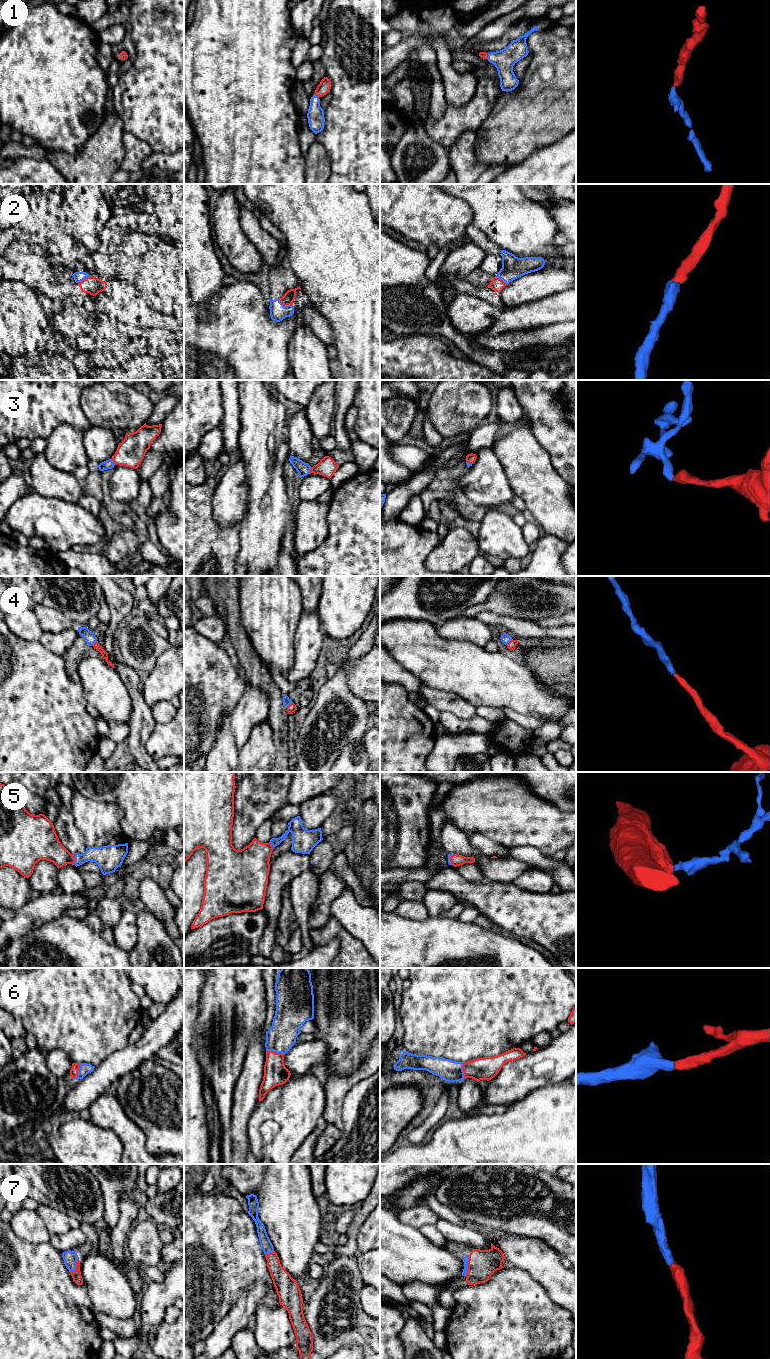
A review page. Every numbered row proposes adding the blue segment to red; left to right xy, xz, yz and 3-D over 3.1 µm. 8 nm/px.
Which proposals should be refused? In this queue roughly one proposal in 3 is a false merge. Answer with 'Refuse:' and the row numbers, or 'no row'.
Refuse: no row

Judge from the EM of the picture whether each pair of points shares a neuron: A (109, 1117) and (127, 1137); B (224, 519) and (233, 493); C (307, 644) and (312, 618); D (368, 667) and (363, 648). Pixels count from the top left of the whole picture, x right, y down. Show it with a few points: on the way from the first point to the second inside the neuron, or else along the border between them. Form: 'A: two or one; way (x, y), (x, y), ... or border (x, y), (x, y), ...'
A: one; way (114, 1122), (124, 1132)
B: one; way (226, 513), (230, 499)
C: one; way (308, 638), (310, 624)
D: two; border (369, 651), (353, 660), (348, 659)

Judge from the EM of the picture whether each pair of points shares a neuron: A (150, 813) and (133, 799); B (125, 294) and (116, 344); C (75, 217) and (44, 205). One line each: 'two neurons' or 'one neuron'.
A: one neuron
B: two neurons
C: two neurons

